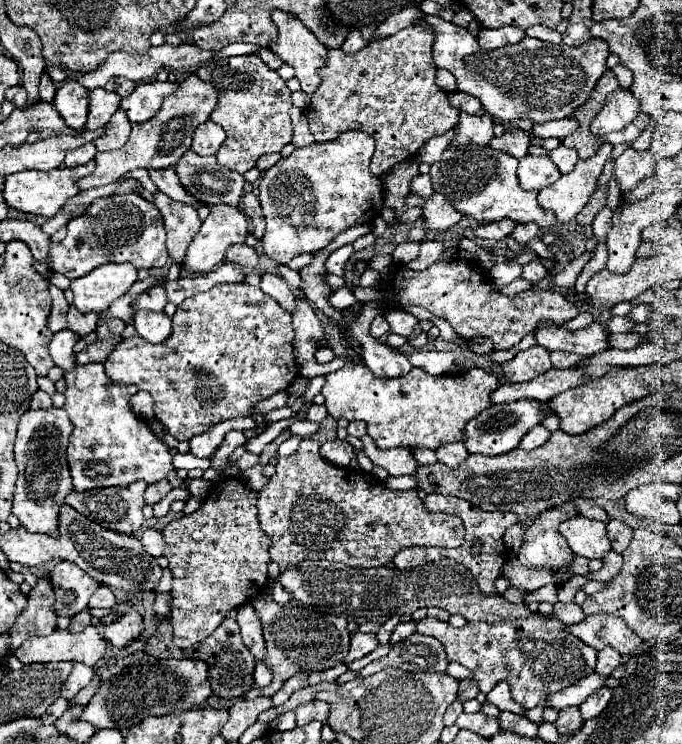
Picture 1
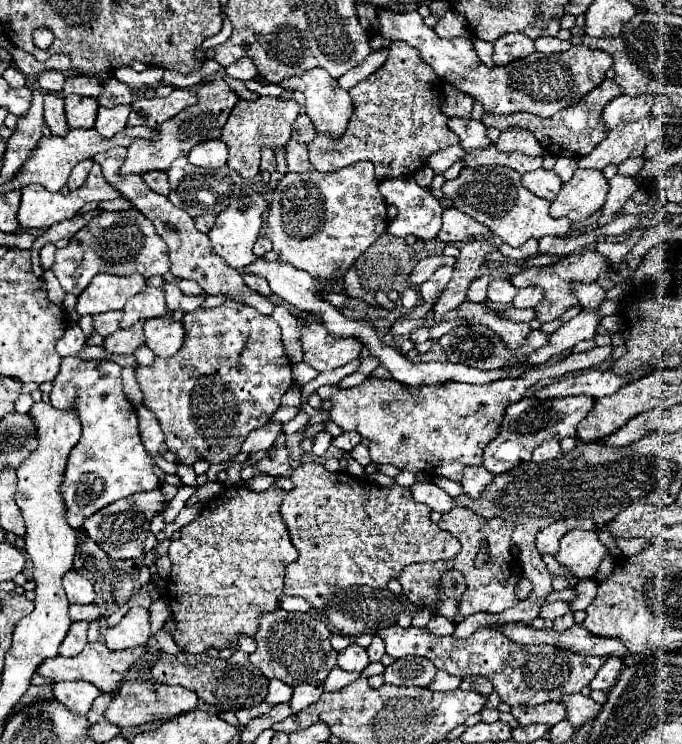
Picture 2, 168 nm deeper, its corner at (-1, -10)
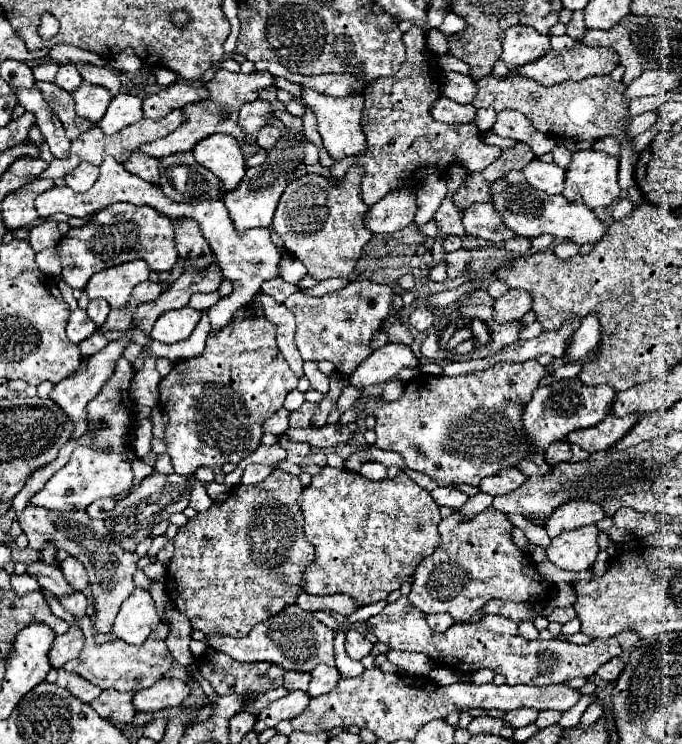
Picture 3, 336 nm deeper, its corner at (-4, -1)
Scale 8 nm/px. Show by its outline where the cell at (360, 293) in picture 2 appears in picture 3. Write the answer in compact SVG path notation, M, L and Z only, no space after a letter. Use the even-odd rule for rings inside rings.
M325 279L325 281L319 281L313 289L303 289L307 295L327 295L327 293L333 293L333 291L339 291L343 287L347 287L349 279Z

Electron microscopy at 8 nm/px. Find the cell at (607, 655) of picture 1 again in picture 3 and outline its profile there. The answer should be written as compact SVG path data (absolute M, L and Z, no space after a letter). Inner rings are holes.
M615 657L615 659L607 661L607 663L597 671L597 675L599 675L601 679L605 679L605 681L615 681L621 671L623 671L623 661L621 661L619 657Z

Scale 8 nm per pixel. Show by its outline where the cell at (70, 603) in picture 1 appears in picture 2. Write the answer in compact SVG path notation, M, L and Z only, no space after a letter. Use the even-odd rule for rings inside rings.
M70 570L62 576L62 582L64 582L64 590L70 602L90 604L94 600L94 586L88 578L84 578L84 574Z

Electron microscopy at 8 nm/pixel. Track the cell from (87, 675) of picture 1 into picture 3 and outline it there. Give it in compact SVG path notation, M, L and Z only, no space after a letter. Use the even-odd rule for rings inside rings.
M59 669L57 685L63 687L63 689L67 689L67 691L71 691L83 703L91 703L101 693L101 689L97 685L91 685L87 679L83 679L83 677L75 675L75 673L63 671L63 669Z

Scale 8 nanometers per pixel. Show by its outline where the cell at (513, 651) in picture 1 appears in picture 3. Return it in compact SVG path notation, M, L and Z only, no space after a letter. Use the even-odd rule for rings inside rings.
M403 595L395 603L387 603L385 609L369 617L367 629L385 645L397 651L421 651L427 653L437 665L451 665L461 673L473 673L477 669L493 669L507 677L509 685L551 685L565 683L575 677L593 677L595 671L613 657L619 657L625 649L633 649L639 641L637 633L625 631L611 639L593 639L587 645L573 645L561 639L535 639L527 641L517 633L517 623L501 615L483 615L477 623L453 623L445 633L429 629L423 613L415 609Z

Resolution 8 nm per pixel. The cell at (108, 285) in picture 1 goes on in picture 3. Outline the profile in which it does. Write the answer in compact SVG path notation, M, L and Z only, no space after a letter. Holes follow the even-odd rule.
M129 261L127 265L95 273L89 279L85 291L89 299L105 299L111 305L111 309L125 309L133 287L147 279L149 279L147 263Z

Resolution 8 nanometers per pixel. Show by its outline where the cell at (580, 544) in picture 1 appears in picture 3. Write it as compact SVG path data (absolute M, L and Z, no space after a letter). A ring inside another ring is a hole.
M585 525L581 529L563 531L545 549L547 559L563 571L575 571L575 573L587 571L591 569L599 553L597 535L599 535L599 529L595 525Z

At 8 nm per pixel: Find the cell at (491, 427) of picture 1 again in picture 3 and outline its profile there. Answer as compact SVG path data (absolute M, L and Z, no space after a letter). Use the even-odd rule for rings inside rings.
M569 379L555 381L551 385L541 385L539 389L535 389L531 401L523 409L523 429L525 429L525 435L529 439L531 451L523 461L519 461L517 469L523 475L549 473L551 467L543 459L547 443L561 441L565 435L569 435L577 429L593 427L599 421L603 421L609 413L613 397L615 397L615 389L611 389L609 385L589 387L589 385L583 385L581 381L569 381Z

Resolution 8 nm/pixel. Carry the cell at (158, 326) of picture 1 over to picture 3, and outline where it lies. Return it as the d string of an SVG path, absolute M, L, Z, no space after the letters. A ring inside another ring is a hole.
M191 307L167 311L159 317L159 321L155 321L155 327L151 331L151 339L159 341L159 343L183 341L191 335L197 321L199 321L199 311L195 311Z

